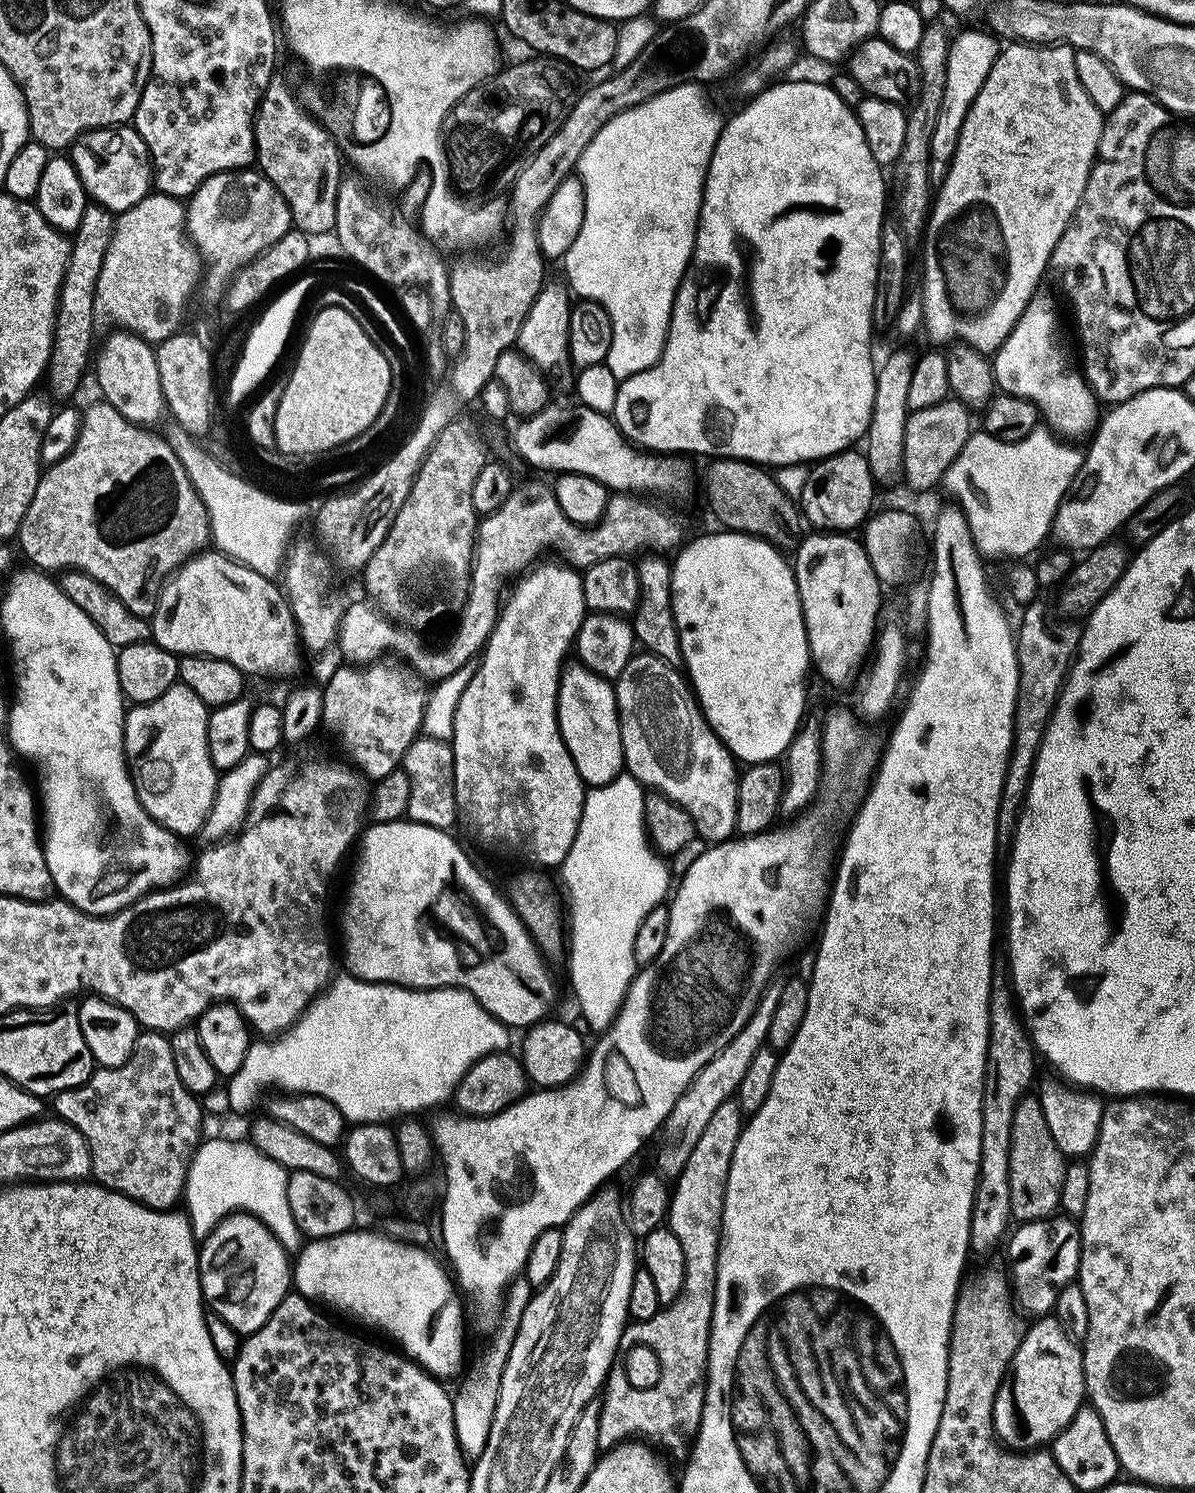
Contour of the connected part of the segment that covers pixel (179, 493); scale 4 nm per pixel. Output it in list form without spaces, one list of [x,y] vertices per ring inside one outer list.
[[[99,403],[83,413],[80,437],[72,453],[41,475],[38,494],[34,494],[20,527],[18,545],[33,569],[45,574],[86,574],[110,589],[134,614],[151,618],[161,588],[182,565],[213,543],[212,520],[171,443],[122,418],[114,406]]]

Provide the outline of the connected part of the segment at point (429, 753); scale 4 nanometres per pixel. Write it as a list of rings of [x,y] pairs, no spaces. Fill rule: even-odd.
[[[419,738],[410,746],[402,770],[410,778],[410,806],[407,819],[414,824],[431,828],[455,829],[460,816],[455,796],[455,750],[446,740]]]

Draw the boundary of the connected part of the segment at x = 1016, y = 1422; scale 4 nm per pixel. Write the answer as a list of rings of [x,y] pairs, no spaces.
[[[1055,1315],[1037,1319],[1033,1324],[1036,1325],[1027,1329],[1012,1363],[1010,1383],[1000,1388],[994,1406],[996,1439],[1005,1448],[1019,1453],[1047,1449],[1074,1422],[1078,1410],[1085,1407],[1088,1394],[1083,1347],[1072,1339]]]

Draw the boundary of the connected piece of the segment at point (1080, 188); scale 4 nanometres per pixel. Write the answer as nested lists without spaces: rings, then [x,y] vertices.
[[[1009,43],[994,63],[994,68],[986,79],[985,86],[982,87],[982,92],[974,102],[969,117],[966,118],[957,153],[954,154],[953,162],[949,166],[949,173],[946,174],[943,184],[939,185],[935,193],[934,203],[926,221],[926,235],[922,240],[922,245],[924,244],[923,331],[928,332],[929,338],[936,344],[946,344],[945,346],[968,344],[978,352],[995,354],[1010,338],[1022,314],[1026,314],[1033,300],[1037,299],[1039,292],[1036,291],[1039,290],[1044,275],[1050,272],[1054,250],[1058,242],[1062,242],[1062,234],[1066,234],[1086,194],[1086,186],[1092,177],[1092,170],[1098,163],[1100,139],[1104,133],[1105,113],[1100,112],[1098,106],[1094,106],[1094,102],[1090,102],[1090,94],[1086,94],[1086,90],[1082,90],[1082,82],[1078,82],[1076,54],[1075,48],[1067,46],[1036,47],[1033,44]]]

